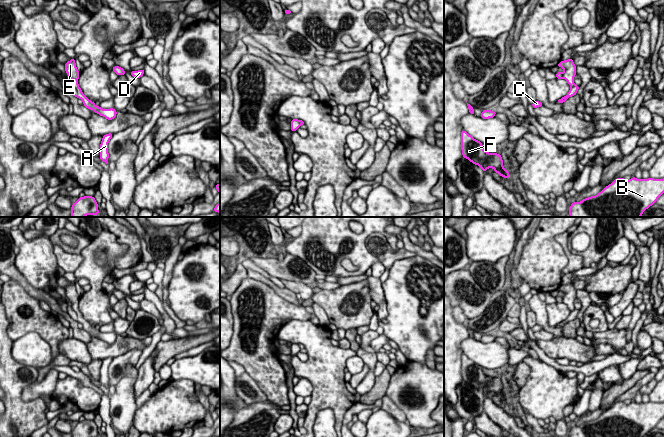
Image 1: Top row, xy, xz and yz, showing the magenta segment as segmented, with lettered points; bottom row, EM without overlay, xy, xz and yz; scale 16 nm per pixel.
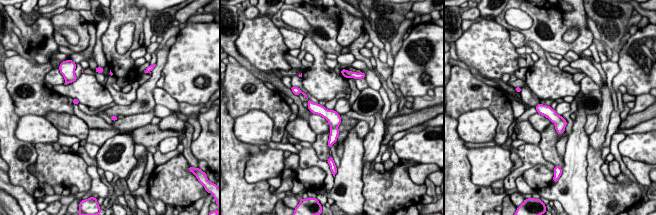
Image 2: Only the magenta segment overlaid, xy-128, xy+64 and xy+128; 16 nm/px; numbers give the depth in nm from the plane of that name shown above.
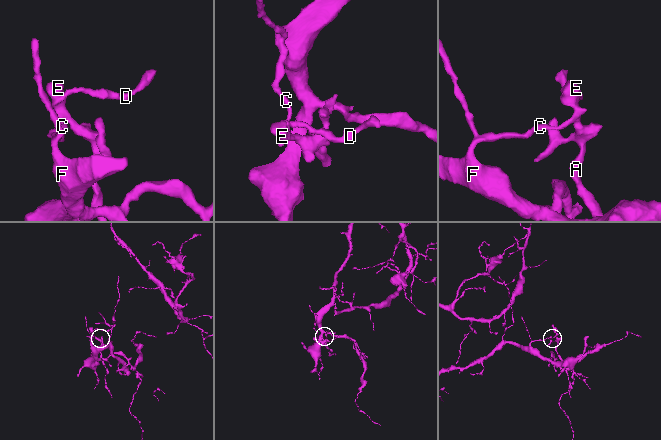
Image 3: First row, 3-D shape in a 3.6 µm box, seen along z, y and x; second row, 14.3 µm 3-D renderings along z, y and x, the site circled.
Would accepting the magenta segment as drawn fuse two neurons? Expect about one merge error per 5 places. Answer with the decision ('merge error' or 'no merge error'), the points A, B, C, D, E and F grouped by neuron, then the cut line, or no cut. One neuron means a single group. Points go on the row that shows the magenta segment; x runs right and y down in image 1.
merge error | A E / B C D F | xy (70, 82), (78, 96)

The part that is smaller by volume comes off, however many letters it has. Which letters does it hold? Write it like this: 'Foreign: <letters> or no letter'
Foreign: A, E

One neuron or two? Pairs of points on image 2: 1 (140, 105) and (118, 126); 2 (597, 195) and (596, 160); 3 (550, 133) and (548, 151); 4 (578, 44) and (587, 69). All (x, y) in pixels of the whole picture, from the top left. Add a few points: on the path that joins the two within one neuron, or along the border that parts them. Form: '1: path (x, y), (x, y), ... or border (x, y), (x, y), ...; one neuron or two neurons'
1: border (153, 108), (146, 112), (124, 116); two neurons
2: path (597, 186), (596, 169); one neuron
3: path (549, 137), (548, 147); one neuron
4: border (579, 56), (590, 61); two neurons

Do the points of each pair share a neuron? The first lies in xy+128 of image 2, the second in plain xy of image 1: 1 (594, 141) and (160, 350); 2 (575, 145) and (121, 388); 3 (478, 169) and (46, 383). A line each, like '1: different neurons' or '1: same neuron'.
1: different neurons
2: same neuron
3: same neuron

